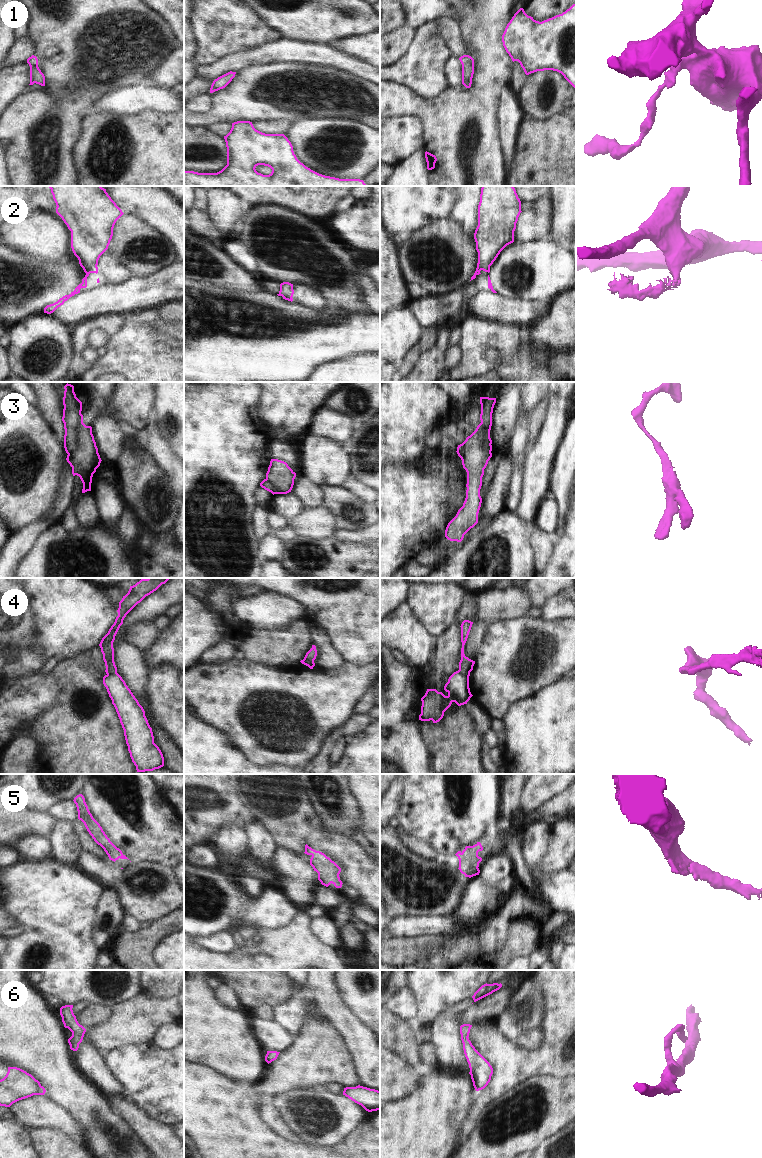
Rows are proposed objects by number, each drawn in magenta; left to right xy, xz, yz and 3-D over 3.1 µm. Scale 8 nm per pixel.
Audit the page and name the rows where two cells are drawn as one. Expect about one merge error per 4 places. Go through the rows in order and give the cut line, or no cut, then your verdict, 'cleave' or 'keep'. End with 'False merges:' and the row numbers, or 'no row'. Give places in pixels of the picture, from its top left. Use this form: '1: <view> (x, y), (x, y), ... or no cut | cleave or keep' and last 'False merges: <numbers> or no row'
1: no cut | keep
2: xy (79, 261), (89, 273) | cleave
3: xy (80, 413), (76, 429), (76, 447), (68, 454) | cleave
4: yz (458, 670), (468, 677) | cleave
5: no cut | keep
6: no cut | keep
False merges: 2, 3, 4

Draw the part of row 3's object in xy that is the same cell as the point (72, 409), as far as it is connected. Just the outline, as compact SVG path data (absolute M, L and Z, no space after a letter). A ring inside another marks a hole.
M67 383L64 389L62 417L65 429L64 448L66 453L70 454L76 449L76 429L82 411L82 402L76 397L73 385Z

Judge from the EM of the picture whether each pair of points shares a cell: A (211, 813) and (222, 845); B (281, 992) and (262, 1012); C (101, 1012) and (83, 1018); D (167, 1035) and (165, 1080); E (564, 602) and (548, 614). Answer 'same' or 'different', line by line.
A: different
B: different
C: same
D: different
E: same

